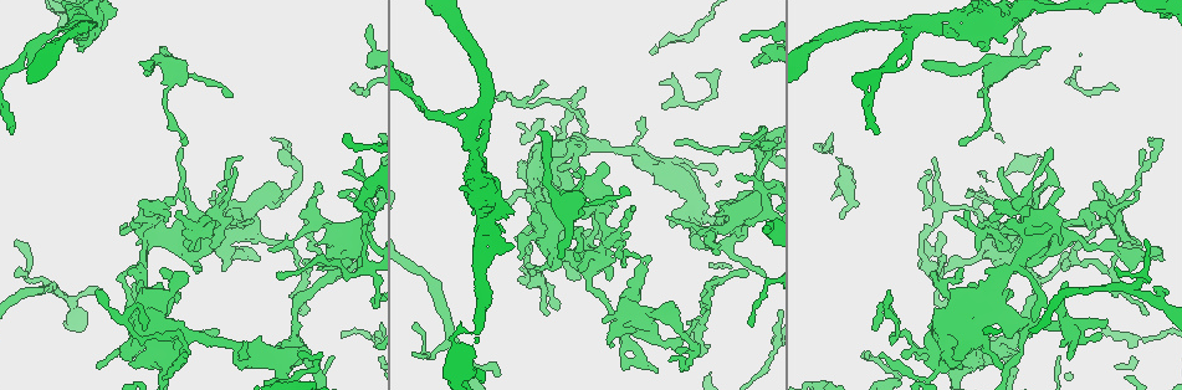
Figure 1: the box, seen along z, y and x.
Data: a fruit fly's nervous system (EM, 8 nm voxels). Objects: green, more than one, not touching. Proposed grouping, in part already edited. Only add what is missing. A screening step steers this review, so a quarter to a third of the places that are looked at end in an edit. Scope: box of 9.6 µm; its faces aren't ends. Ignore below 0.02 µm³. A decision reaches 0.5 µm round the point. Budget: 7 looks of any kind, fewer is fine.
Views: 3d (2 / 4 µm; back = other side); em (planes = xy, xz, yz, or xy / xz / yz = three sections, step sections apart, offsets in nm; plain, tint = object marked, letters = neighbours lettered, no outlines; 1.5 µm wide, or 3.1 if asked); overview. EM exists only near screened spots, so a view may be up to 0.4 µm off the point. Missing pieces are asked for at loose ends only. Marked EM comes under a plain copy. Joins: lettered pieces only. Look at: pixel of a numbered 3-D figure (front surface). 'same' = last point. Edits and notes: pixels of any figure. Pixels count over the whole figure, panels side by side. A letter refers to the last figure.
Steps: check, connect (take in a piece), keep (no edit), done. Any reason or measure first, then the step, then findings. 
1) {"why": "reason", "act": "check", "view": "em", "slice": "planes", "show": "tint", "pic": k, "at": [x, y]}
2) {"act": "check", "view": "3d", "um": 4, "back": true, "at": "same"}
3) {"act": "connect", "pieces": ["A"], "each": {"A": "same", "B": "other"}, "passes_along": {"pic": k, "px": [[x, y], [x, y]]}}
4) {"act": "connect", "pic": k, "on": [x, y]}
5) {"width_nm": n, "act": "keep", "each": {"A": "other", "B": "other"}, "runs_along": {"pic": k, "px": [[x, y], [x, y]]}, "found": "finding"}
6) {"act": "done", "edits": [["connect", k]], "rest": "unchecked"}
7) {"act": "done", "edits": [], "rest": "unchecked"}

{"why": "free end", "act": "check", "view": "em", "slice": "xz", "step": 4, "show": "letters", "pic": 1, "at": [903, 29]}

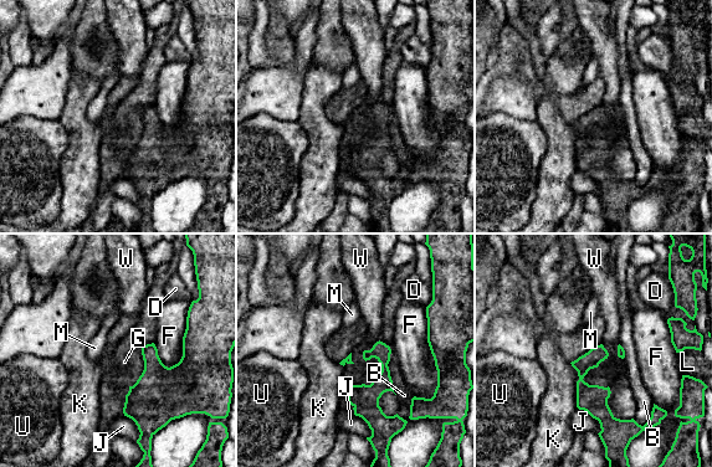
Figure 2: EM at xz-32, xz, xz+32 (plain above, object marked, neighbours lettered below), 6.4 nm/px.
{"why": "cut it another way", "act": "check", "view": "em", "slice": "xy", "step": 8, "show": "letters", "at": "same"}

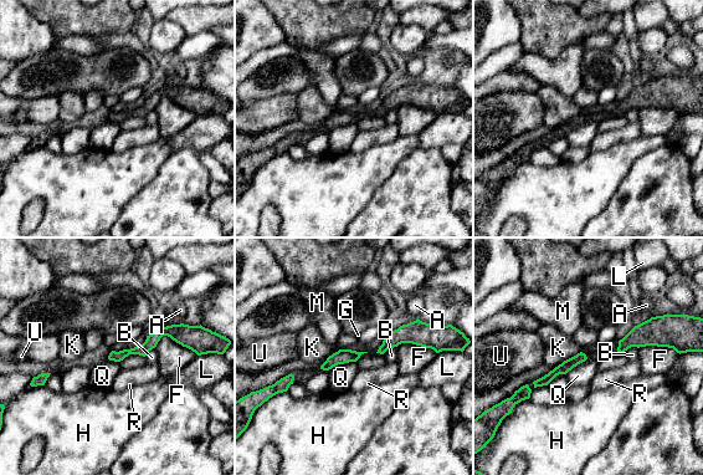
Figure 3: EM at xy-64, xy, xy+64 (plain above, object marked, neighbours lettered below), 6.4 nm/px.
{"longest_contact_nm": ["F", 300], "act": "keep", "each": {"A": "other", "B": "other", "F": "other", "G": "other", "H": "other", "K": "other", "L": "other", "M": "other", "Q": "other", "R": "other", "U": "other"}, "border": {"pic": 3, "px": [[355, 361], [338, 363], [328, 369]]}, "found": "none of them fits"}

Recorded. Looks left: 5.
{"why": "free end", "act": "check", "view": "3d", "um": 4, "pic": 1, "at": [581, 167]}

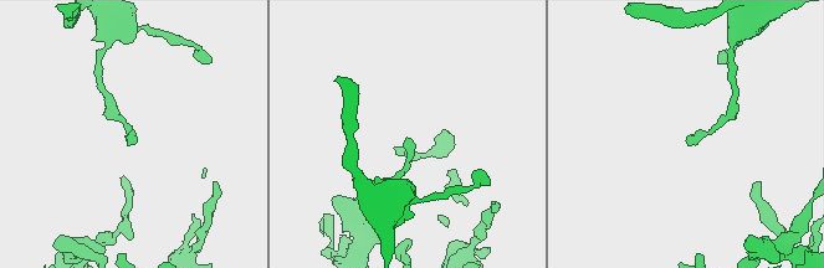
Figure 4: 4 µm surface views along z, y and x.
{"act": "check", "view": "em", "slice": "xz", "step": 4, "show": "letters", "pic": 4, "at": [130, 142]}

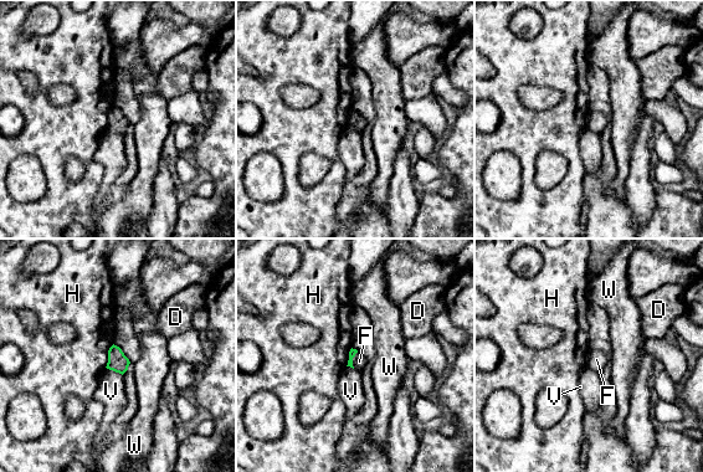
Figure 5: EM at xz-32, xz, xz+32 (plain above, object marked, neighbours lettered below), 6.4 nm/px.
{"act": "keep", "each": {"D": "other", "F": "other", "H": "other", "V": "other", "W": "other"}, "border": {"pic": 5, "px": [[358, 352], [353, 358], [353, 368]]}, "found": "none of them fits"}

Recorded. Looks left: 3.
{"why": "branch stops here", "act": "check", "view": "em", "slice": "xz", "step": 8, "show": "letters", "pic": 1, "at": [510, 211]}

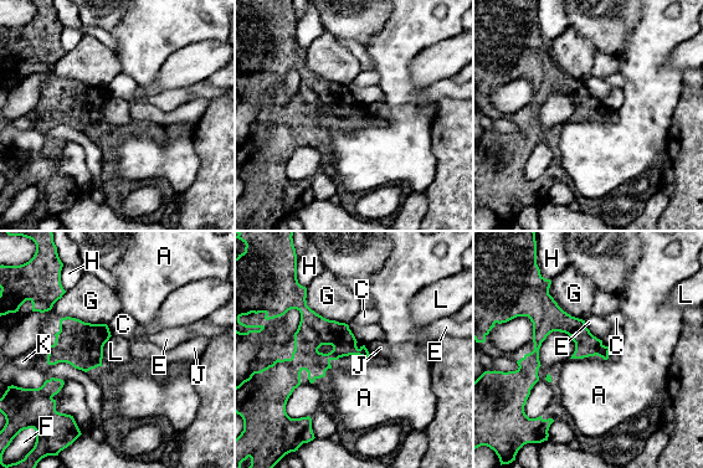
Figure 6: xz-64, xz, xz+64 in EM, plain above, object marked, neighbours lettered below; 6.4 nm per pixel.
{"why": "another direction", "act": "check", "view": "em", "slice": "planes", "show": "letters", "at": "same"}

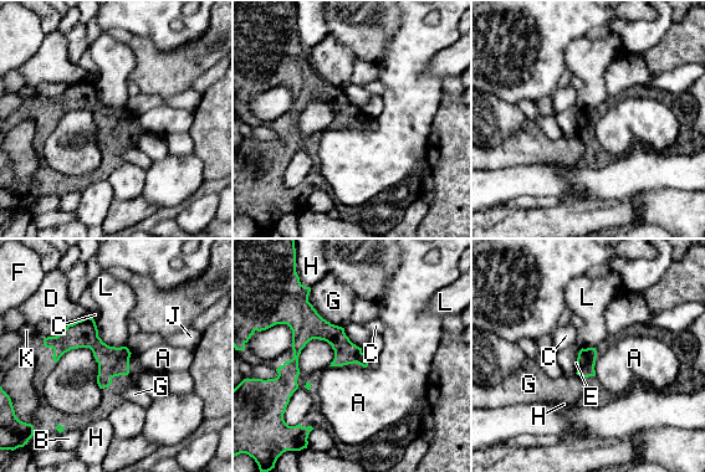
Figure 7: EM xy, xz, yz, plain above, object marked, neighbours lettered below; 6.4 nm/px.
{"width_nm": 120, "act": "keep", "each": {"A": "other", "B": "other", "C": "other", "D": "other", "E": "other", "F": "other", "G": "other", "H": "other", "J": "other", "K": "other", "L": "other"}, "found": "none of them fits"}

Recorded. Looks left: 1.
{"act": "done", "edits": [], "rest": "unchecked"}

